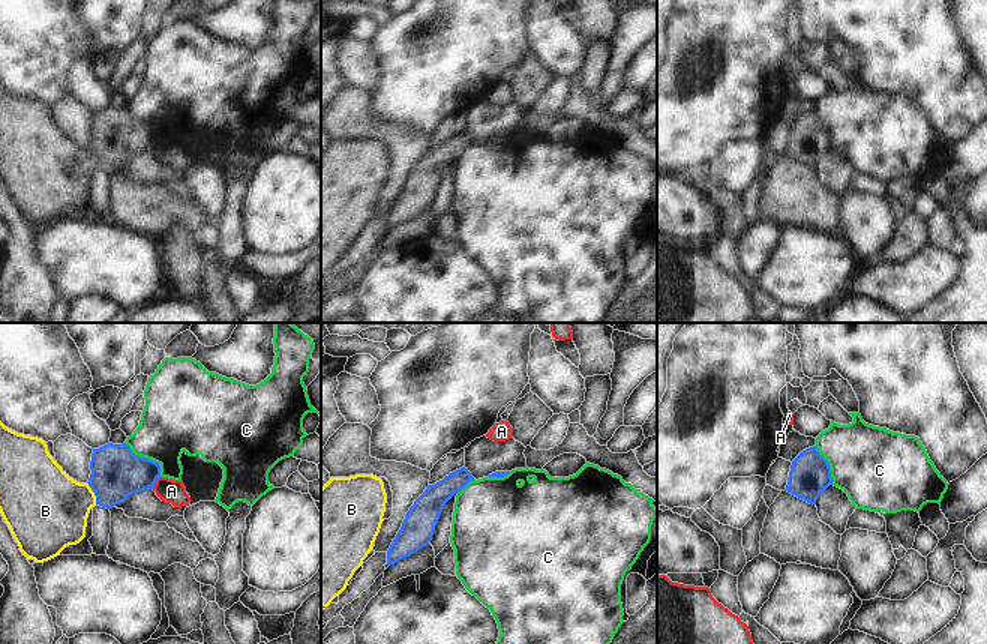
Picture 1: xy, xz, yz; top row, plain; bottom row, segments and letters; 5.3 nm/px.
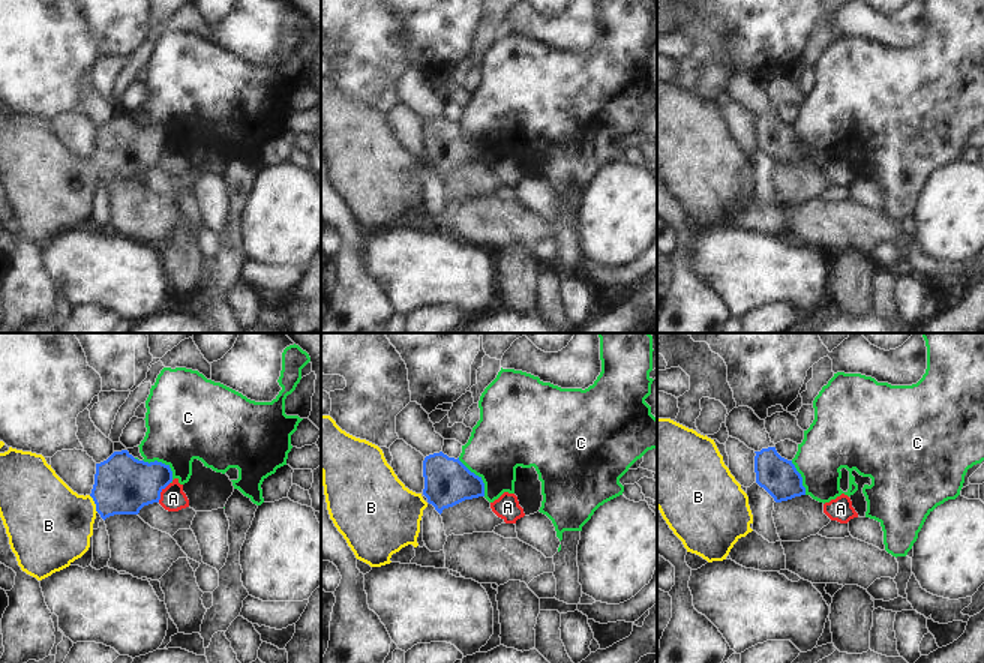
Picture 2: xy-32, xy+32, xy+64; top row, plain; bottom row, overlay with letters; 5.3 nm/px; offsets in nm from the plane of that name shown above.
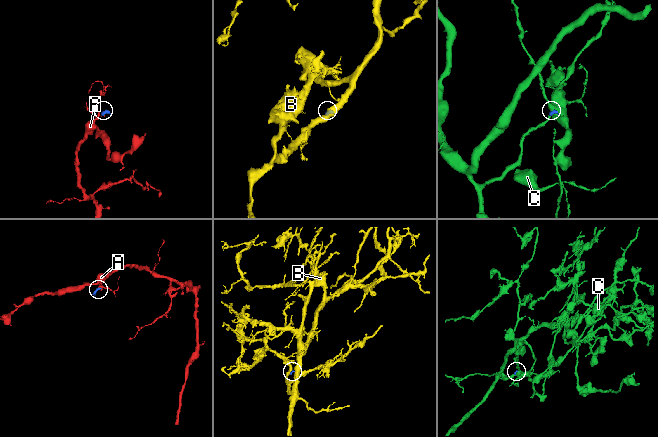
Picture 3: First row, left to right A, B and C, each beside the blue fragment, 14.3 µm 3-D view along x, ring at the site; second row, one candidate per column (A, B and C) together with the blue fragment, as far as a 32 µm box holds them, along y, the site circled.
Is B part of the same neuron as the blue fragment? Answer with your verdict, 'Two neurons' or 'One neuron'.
One neuron.

